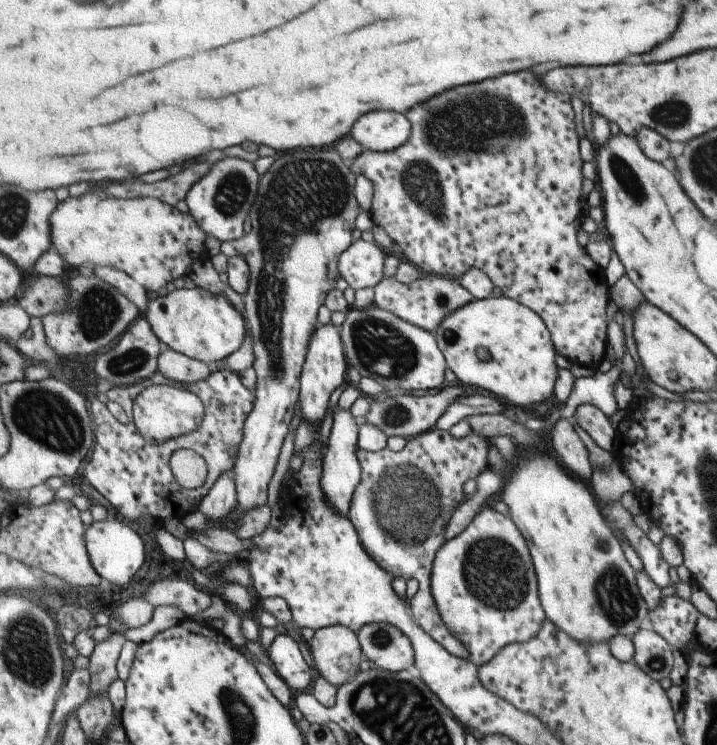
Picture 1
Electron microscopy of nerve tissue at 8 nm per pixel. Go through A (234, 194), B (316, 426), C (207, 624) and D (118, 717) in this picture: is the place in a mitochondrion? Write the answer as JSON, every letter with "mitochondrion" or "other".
{"A":"mitochondrion","B":"other","C":"other","D":"other"}

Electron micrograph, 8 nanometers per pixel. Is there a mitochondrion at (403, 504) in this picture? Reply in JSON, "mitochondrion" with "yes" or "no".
{"mitochondrion":"yes"}

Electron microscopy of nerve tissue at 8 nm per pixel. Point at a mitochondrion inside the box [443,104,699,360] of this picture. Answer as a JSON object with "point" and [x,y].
{"point":[625,174]}

